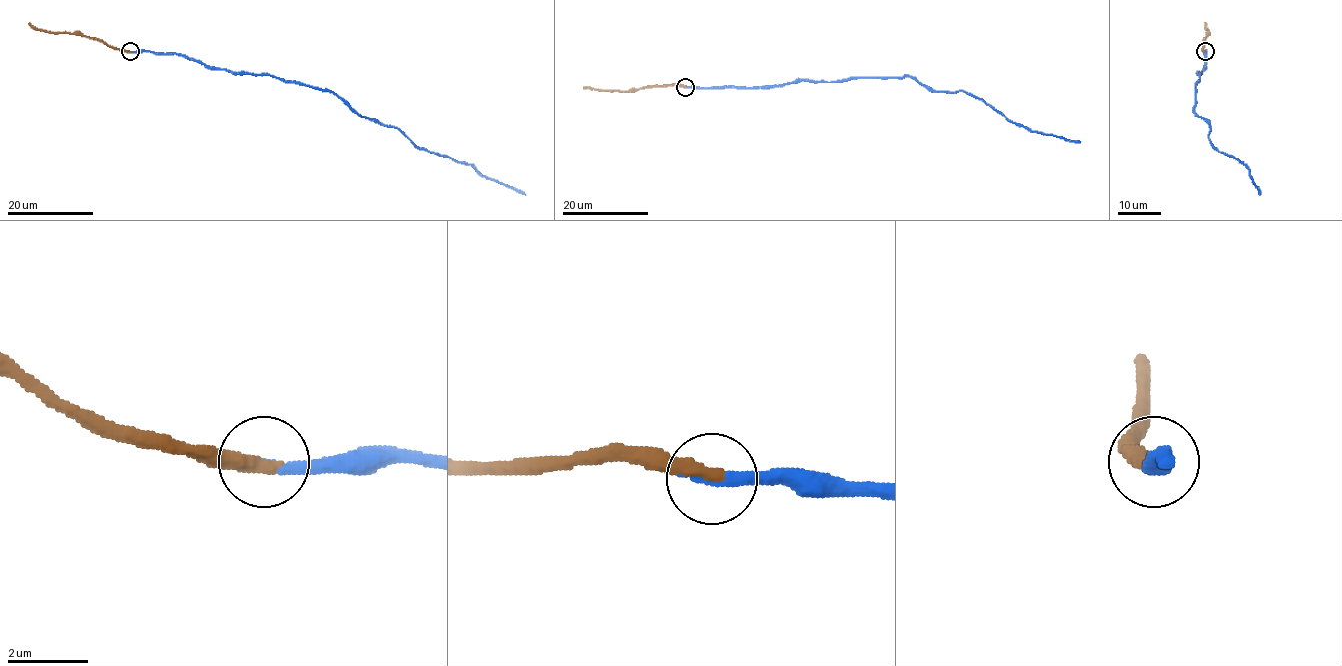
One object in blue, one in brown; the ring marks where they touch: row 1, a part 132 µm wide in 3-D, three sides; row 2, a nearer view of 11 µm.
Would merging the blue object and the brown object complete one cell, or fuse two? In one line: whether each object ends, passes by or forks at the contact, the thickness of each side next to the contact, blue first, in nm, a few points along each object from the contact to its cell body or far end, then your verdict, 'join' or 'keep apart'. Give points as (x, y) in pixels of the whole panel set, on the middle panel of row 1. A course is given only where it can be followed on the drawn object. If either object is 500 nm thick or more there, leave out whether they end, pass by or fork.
blue ends; brown ends; calibres 300 and 440 nm; course blue (685, 86), (765, 87), (803, 80), (912, 77), (935, 91), (965, 91), (1032, 131), (1080, 141); course brown (685, 86), (666, 84), (604, 91), (584, 86); join

